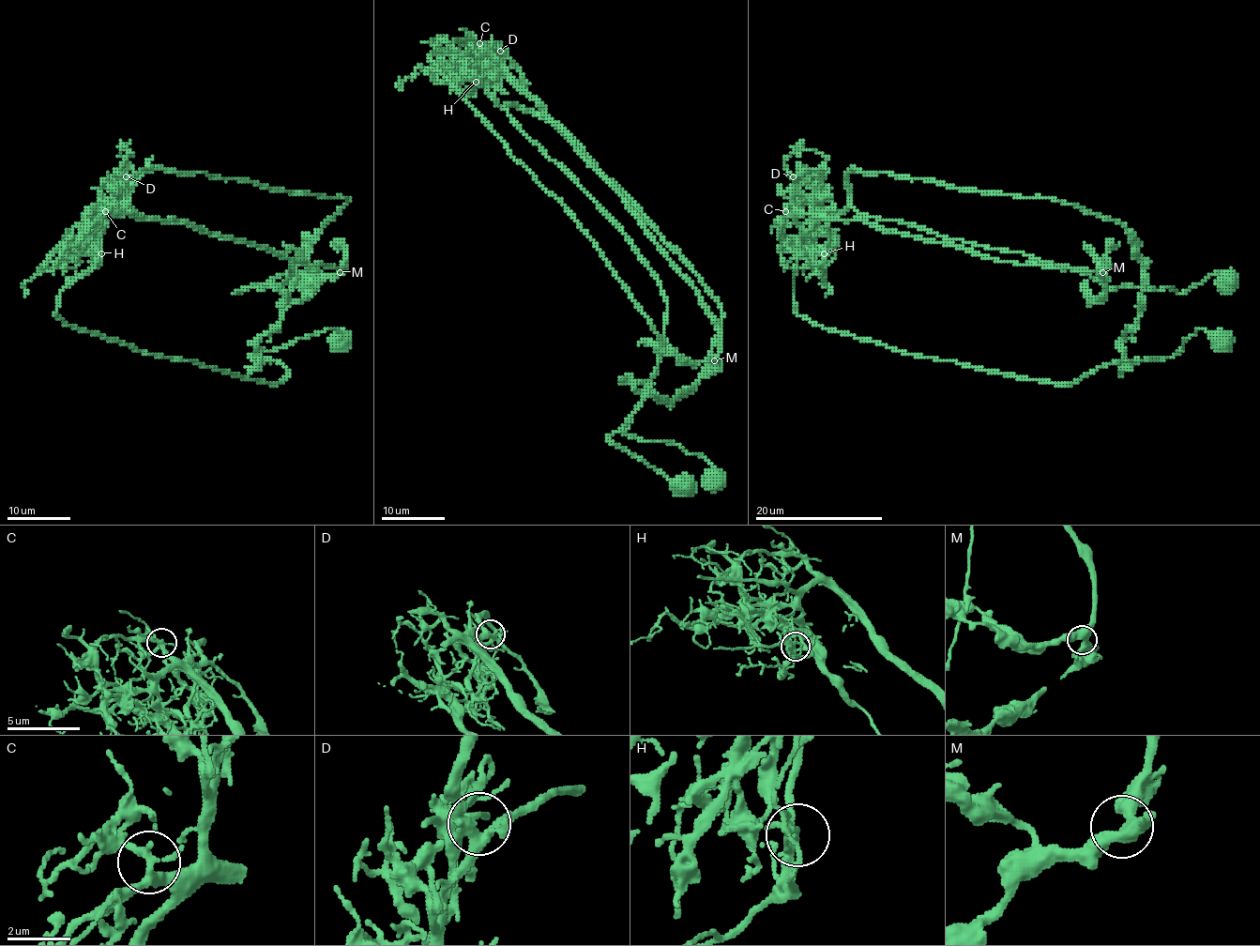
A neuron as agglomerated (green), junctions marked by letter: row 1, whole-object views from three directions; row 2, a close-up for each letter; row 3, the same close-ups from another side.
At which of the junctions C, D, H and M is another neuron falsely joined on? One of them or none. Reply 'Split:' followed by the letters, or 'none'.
Split: H

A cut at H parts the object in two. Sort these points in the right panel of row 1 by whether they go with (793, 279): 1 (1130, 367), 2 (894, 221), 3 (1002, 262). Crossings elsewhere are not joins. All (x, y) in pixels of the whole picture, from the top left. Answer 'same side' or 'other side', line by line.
1: other side
2: other side
3: same side

